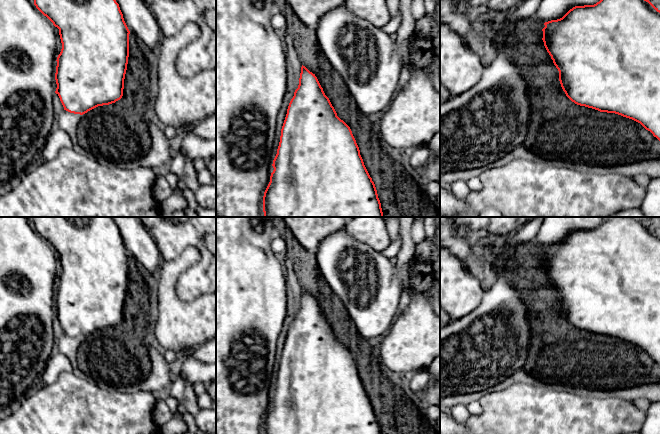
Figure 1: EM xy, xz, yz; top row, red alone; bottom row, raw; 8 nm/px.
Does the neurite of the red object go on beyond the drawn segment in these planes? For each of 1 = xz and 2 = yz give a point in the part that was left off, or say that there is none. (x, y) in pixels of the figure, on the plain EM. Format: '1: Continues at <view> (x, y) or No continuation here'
1: No continuation here
2: No continuation here

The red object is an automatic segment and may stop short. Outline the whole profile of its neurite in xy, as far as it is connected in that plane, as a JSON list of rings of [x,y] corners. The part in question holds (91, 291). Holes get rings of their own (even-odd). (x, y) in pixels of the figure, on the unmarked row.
[[[32,217],[32,221],[36,232],[59,253],[62,273],[56,284],[55,317],[64,334],[83,339],[98,330],[120,324],[128,288],[130,255],[111,217]]]

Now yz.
[[[606,217],[594,229],[575,230],[562,242],[544,247],[544,270],[559,295],[559,305],[566,320],[575,328],[598,334],[615,337],[640,347],[660,365],[660,234],[641,217]]]

